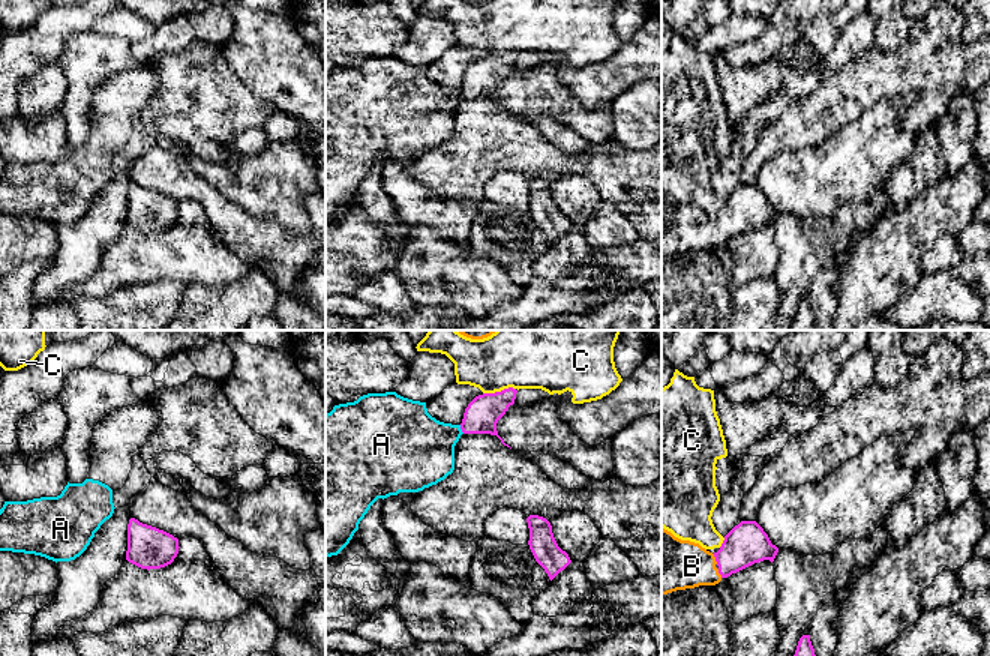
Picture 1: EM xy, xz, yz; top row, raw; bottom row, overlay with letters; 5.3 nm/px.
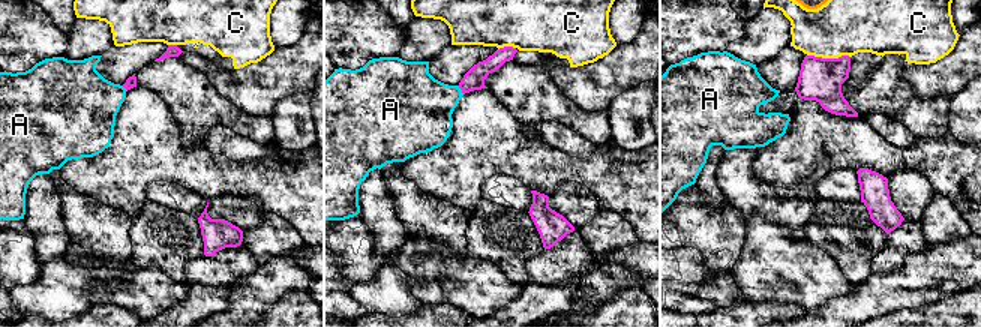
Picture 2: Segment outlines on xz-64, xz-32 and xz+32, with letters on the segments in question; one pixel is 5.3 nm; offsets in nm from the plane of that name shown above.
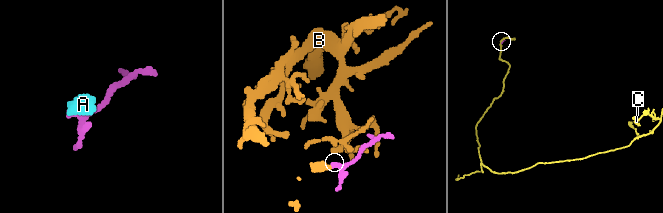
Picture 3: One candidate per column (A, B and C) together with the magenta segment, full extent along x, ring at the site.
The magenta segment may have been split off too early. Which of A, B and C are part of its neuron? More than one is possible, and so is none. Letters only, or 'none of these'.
B

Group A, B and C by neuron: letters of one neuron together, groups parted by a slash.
A / B / C

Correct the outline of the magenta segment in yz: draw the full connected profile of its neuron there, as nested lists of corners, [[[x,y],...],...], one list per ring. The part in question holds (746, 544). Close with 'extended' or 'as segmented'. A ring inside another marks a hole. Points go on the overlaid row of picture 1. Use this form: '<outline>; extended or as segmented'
[[[741,521],[717,552],[681,540],[662,527],[662,596],[699,585],[716,585],[754,563],[774,561],[778,548],[756,521]]]; extended

